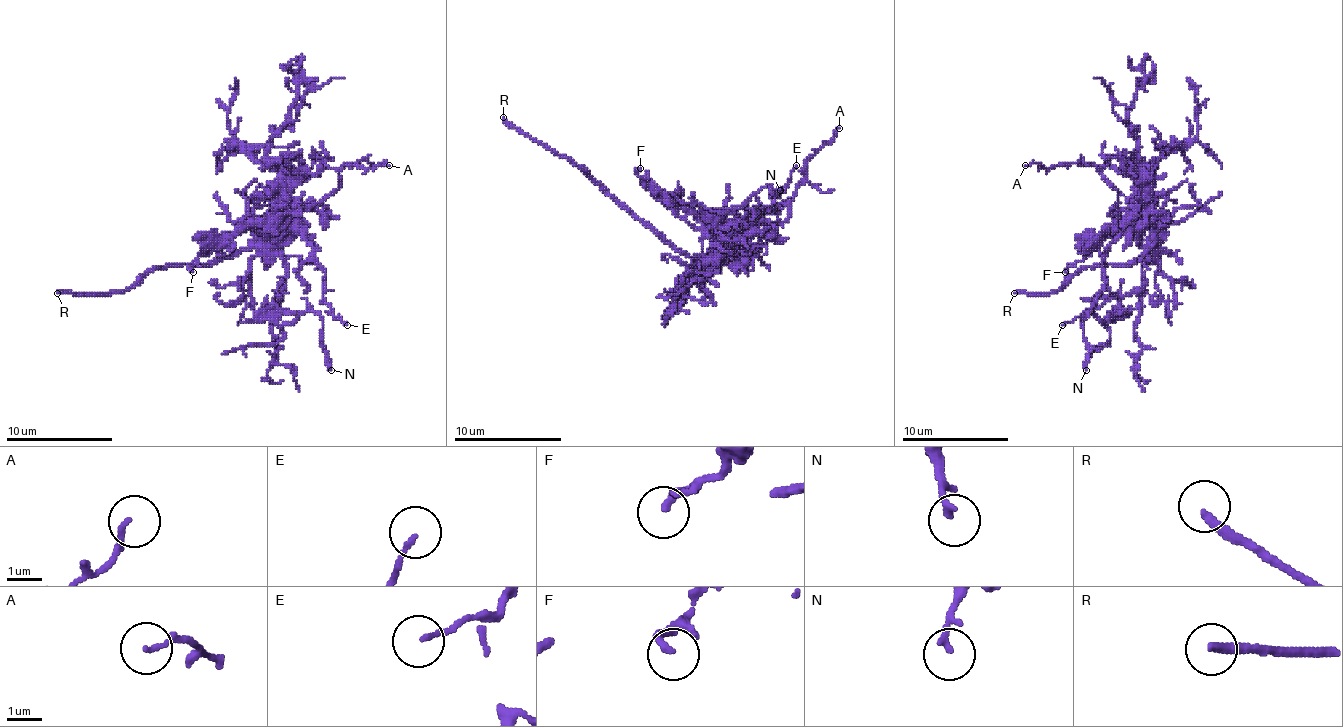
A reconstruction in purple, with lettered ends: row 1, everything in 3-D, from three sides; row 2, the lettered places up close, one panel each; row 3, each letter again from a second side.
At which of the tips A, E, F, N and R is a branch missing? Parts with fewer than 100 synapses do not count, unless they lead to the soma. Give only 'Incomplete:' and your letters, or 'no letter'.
Incomplete: R

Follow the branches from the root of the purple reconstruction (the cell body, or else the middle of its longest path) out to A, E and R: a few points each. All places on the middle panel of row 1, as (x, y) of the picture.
A: (697, 257), (715, 259), (734, 225), (783, 222), (804, 165), (839, 128)
E: (697, 257), (715, 259), (732, 243), (737, 243), (767, 206), (775, 208), (772, 203), (785, 187), (796, 165)
R: (697, 257), (689, 257), (664, 243), (576, 165), (519, 133), (503, 117)

